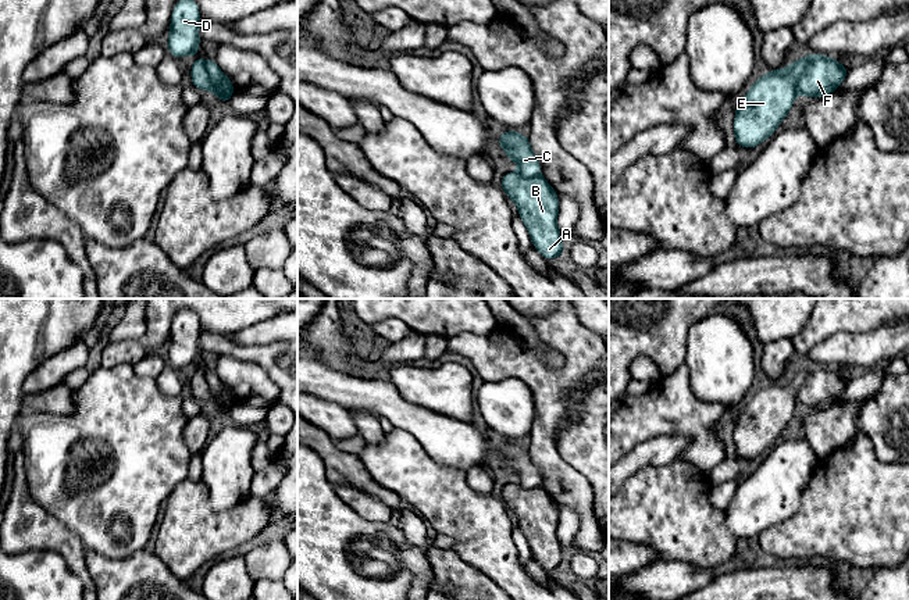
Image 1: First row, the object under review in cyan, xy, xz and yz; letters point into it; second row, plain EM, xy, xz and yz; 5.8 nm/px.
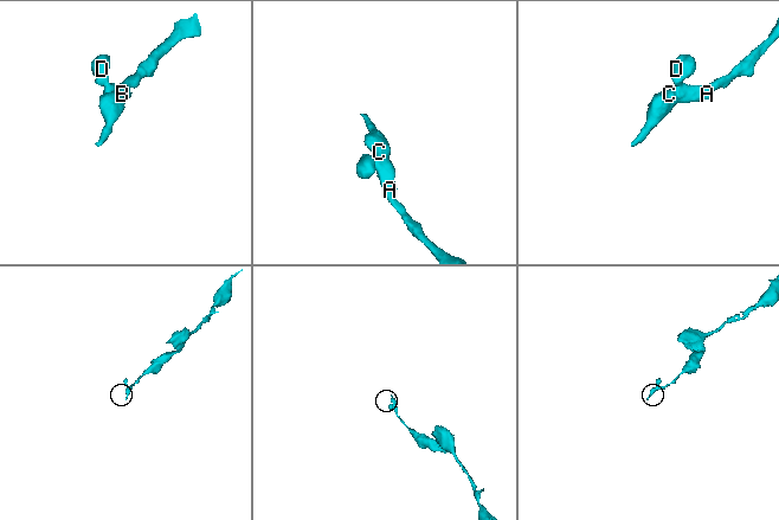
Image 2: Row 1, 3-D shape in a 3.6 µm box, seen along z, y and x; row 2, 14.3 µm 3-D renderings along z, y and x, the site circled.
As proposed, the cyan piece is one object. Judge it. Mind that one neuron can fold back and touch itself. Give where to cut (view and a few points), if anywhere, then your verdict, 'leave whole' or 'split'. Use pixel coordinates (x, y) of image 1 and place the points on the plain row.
cut in yz along (806, 368), (806, 377), (798, 390), (797, 402); split

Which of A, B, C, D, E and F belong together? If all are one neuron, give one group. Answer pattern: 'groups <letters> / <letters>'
groups A B F / C D E

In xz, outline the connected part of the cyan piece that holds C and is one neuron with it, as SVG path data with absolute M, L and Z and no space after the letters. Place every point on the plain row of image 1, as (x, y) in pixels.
M507 440L498 447L498 456L505 461L506 468L511 469L520 478L524 489L537 489L541 486L541 472L532 465L528 447L523 447L516 440Z

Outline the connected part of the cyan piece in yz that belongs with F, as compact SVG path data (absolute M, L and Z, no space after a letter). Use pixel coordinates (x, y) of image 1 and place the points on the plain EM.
M810 364L806 371L806 378L798 390L796 400L808 410L834 404L851 382L851 379L842 378L835 368Z

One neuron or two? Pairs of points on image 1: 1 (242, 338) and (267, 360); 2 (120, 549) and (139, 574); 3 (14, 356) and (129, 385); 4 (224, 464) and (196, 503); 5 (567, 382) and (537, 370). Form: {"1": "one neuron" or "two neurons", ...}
{"1": "two neurons", "2": "two neurons", "3": "two neurons", "4": "two neurons", "5": "one neuron"}

